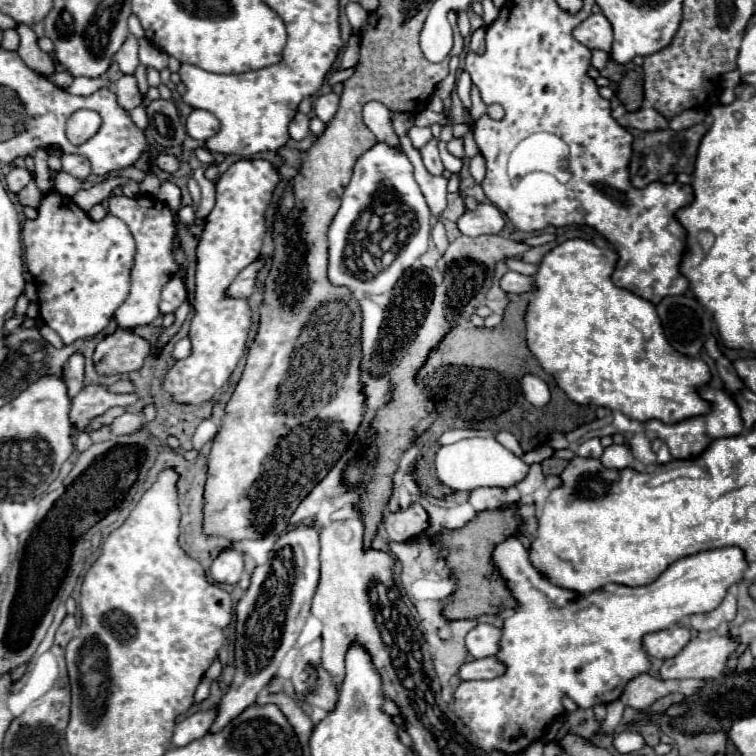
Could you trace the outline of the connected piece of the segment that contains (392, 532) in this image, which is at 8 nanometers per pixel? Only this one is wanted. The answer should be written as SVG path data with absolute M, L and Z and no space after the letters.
M413 502L405 510L385 512L383 514L383 528L385 528L389 540L403 542L405 538L413 538L427 528L427 514L417 502Z

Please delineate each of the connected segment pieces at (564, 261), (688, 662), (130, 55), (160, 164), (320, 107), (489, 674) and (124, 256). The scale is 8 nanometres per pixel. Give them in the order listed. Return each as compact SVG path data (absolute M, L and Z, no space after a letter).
M583 238L565 240L543 256L533 274L533 300L525 312L525 336L531 354L541 368L555 378L569 400L577 404L619 410L639 422L651 418L681 422L681 418L705 414L705 402L697 398L697 386L707 384L711 378L707 364L699 358L681 358L681 354L669 350L669 342L665 342L665 334L661 334L661 320L657 318L655 306L611 282L615 262L615 250L599 248Z
M713 634L709 640L693 638L677 656L663 662L659 678L719 678L735 646L737 640L727 634Z
M127 36L125 44L121 46L121 50L117 52L117 64L121 68L123 74L135 74L137 66L139 66L139 58L137 58L137 38L135 36Z
M159 154L159 156L155 158L155 164L157 164L157 168L161 168L161 170L165 170L165 172L173 174L173 172L177 172L177 170L179 170L181 160L179 160L179 158L175 158L173 154Z
M329 92L329 94L323 94L315 100L313 104L313 110L315 114L323 120L323 122L329 122L333 118L333 114L337 112L337 106L339 106L339 94L335 92Z
M479 658L465 662L459 668L459 678L461 680L489 680L497 678L505 672L505 666L501 666L495 658Z
M49 192L37 208L37 218L25 220L21 234L25 266L37 286L43 322L61 336L63 344L99 334L129 294L135 240L127 224L113 214L95 222L69 196Z

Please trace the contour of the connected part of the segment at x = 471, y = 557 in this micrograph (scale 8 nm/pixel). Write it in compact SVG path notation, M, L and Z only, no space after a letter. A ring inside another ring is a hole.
M517 504L505 506L493 512L479 512L471 522L467 522L463 528L451 530L451 534L437 534L435 542L441 548L449 548L449 554L445 556L447 566L451 568L451 576L457 584L457 588L451 594L451 602L445 602L443 606L443 618L447 620L475 620L481 614L497 614L515 608L517 604L513 602L513 596L509 594L505 582L501 582L501 576L497 576L497 570L491 562L491 552L505 534L517 534L525 532L525 524L517 516ZM497 578L499 578L499 588L497 588Z

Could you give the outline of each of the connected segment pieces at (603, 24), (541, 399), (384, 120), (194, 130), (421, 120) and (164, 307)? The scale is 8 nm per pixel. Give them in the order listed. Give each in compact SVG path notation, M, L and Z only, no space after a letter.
M591 14L573 30L573 38L591 50L597 48L609 52L609 46L613 42L613 28L603 14Z
M525 374L519 380L519 384L521 384L521 392L533 406L545 406L549 402L549 388L541 378L533 374Z
M369 102L365 108L363 108L363 120L367 124L367 128L385 144L389 144L391 148L397 148L401 150L401 142L393 130L393 124L391 124L391 112L381 106L381 102Z
M193 110L187 116L187 134L195 140L205 142L205 138L211 138L217 132L217 118L209 114L207 110Z
M425 108L421 114L417 114L417 126L433 126L433 124L445 126L447 124L447 116L442 113L431 112L429 108Z
M173 276L165 284L165 290L161 294L161 304L159 304L161 314L173 314L181 306L181 302L185 300L185 296L187 296L187 292L185 292L185 286L183 286L181 278Z

